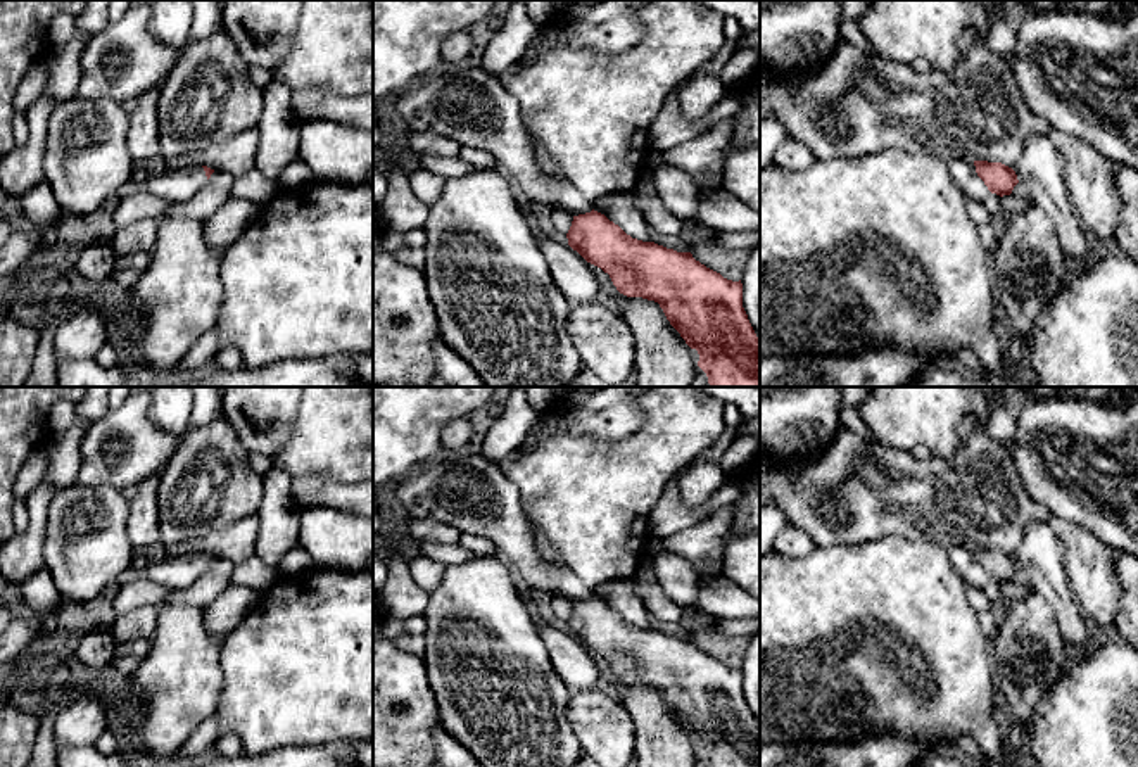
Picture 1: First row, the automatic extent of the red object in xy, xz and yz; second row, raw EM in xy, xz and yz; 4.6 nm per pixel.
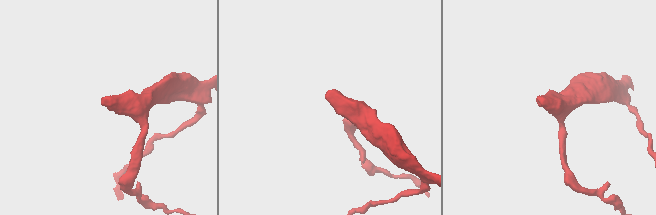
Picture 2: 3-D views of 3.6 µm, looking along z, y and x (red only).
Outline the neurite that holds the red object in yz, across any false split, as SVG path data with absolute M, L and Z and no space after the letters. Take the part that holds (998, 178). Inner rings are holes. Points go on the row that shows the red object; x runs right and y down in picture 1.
M955 159L950 162L950 176L967 199L983 202L988 193L1010 195L1019 183L1012 168L1002 162Z

